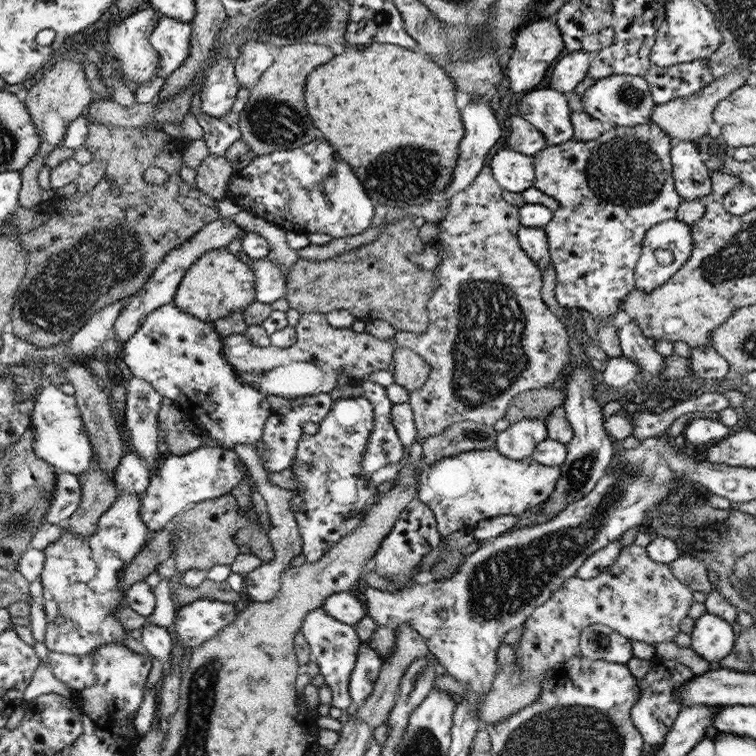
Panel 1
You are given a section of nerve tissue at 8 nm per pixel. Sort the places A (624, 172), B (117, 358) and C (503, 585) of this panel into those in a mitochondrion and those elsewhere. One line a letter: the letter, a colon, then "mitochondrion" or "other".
A: mitochondrion
B: other
C: mitochondrion

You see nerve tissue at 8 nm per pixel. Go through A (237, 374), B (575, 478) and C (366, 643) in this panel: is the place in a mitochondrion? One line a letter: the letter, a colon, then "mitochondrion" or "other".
A: other
B: mitochondrion
C: other

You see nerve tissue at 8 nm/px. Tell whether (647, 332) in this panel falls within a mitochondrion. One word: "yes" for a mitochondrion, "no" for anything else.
no

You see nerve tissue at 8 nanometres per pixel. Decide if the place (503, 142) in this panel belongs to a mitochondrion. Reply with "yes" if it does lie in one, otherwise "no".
no

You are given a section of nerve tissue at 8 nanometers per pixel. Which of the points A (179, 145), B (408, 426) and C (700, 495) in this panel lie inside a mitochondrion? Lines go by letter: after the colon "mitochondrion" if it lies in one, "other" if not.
A: other
B: other
C: other

